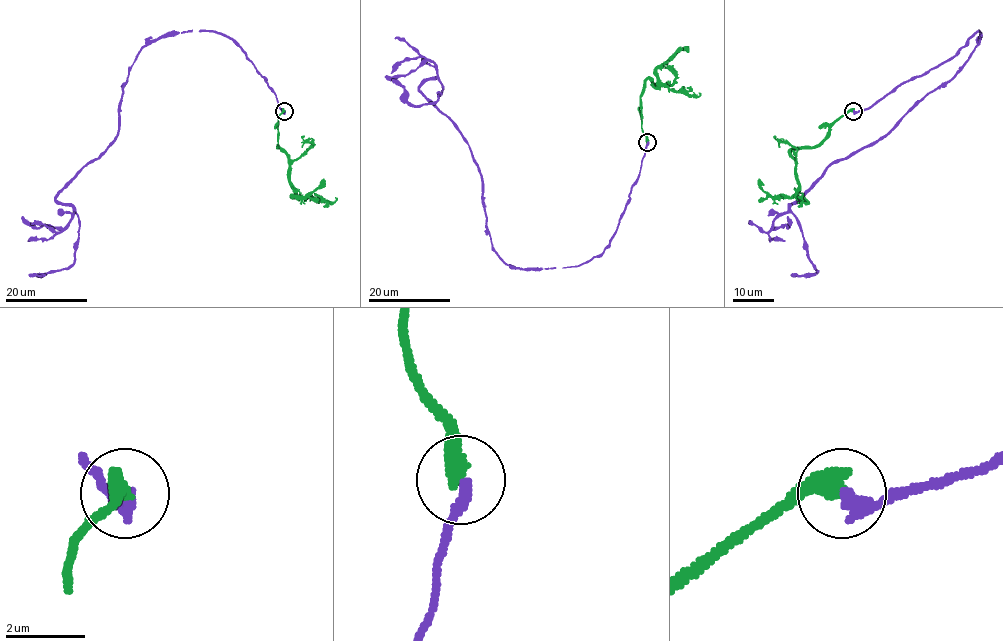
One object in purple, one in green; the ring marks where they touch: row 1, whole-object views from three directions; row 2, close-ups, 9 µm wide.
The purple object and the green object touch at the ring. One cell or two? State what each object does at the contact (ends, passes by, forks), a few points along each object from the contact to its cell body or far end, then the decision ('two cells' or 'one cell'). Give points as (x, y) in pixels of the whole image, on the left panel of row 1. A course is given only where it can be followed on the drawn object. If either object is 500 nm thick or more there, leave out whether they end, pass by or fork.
purple ends; green ends; course purple (283, 111), (215, 31), (151, 40), (129, 71), (118, 134), (56, 198), (77, 215), (74, 261), (28, 274); course green (283, 111), (278, 116), (277, 147), (289, 161), (293, 197), (307, 197), (323, 179); two cells

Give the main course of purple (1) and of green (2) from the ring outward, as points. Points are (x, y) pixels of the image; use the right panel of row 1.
1: (853, 111), (949, 60), (980, 33), (950, 80), (875, 142), (835, 160), (790, 206), (817, 271), (791, 274)
2: (853, 111), (841, 116), (819, 144), (790, 152), (798, 190), (790, 197), (771, 197), (758, 179)

